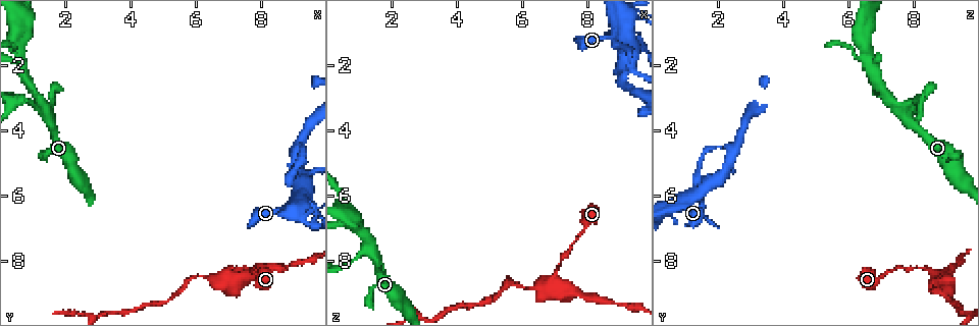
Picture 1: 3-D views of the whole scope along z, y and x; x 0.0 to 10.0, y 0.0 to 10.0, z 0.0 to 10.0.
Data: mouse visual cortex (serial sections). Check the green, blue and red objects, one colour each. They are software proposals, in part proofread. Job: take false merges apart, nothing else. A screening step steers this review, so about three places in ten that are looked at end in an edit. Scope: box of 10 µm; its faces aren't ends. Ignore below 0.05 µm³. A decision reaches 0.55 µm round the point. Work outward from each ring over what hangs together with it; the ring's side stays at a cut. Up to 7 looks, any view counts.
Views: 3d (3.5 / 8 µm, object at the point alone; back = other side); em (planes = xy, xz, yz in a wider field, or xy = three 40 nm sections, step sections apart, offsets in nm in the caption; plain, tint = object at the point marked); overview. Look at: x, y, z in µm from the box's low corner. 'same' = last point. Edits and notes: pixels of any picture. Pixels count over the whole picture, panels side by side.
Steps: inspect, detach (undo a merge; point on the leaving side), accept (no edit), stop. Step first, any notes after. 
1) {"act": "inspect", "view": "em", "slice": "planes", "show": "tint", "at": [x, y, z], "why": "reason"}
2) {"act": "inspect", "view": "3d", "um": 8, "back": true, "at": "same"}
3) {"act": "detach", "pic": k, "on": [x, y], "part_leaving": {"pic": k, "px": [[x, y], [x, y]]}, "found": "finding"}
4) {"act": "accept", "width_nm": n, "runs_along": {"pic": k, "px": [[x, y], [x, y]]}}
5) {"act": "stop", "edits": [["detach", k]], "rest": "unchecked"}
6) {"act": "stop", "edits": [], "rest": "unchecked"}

{"act": "inspect", "view": "3d", "um": 3.5, "at": [1.40, 3.40, 7.65], "why": "a fork"}

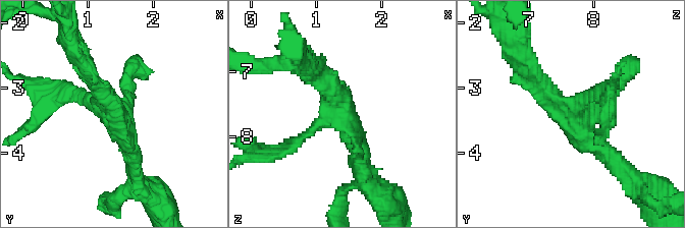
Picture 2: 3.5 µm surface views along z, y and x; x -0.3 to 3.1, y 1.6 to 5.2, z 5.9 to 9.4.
{"act": "inspect", "view": "em", "slice": "xy", "step": 1, "show": "tint", "at": [1.40, 3.35, 7.60], "arms": 3, "arm_widths_nm": [200, 250, 300]}

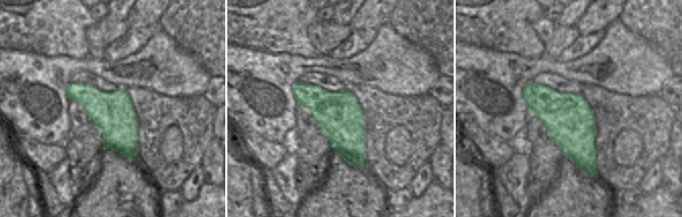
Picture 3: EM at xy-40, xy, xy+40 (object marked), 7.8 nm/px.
{"act": "accept", "runs_along": {"pic": 2, "px": [[611, 156], [594, 144], [524, 62]]}, "found": "one cell here"}

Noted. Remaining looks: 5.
{"act": "inspect", "view": "3d", "um": 3.5, "at": [0.60, 1.90, 6.50], "why": "four or more arms meet"}

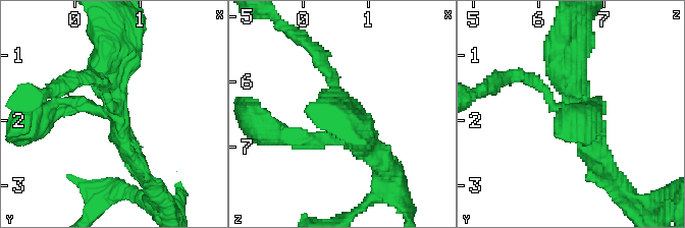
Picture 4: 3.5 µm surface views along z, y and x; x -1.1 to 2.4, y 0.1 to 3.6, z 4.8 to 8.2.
{"act": "inspect", "view": "em", "slice": "xy", "step": 5, "show": "tint", "at": "same", "arms": 4, "arm_widths_nm": [200, 200, 350, 450], "why": "now the EM"}

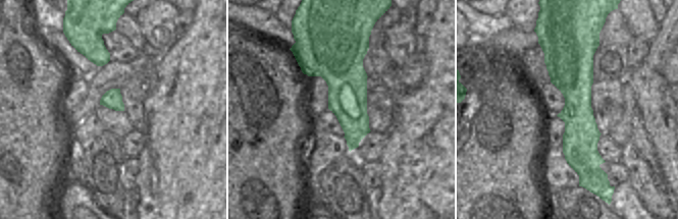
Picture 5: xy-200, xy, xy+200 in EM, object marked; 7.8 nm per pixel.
{"act": "accept", "runs_along": {"pic": 5, "px": [[570, 47], [584, 171]]}, "found": "one cell here"}

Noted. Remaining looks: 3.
{"act": "inspect", "view": "3d", "um": 3.5, "at": [6.10, 8.55, 8.85], "why": "calibre changes"}

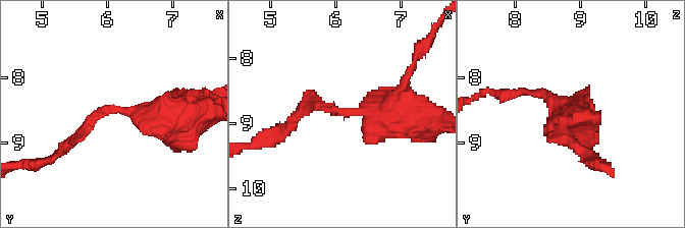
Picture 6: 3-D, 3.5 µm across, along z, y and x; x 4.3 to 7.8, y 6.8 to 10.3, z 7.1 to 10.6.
{"act": "inspect", "view": "em", "slice": "xy", "step": 5, "show": "tint", "at": [6.15, 8.55, 8.85], "arm_widths_nm": [150, 450], "why": "now the EM"}

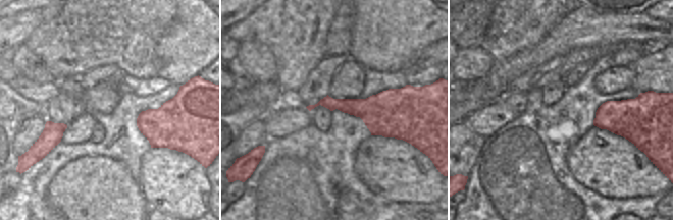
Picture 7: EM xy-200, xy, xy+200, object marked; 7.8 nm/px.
{"act": "accept", "runs_along": {"pic": 6, "px": [[174, 102], [96, 112], [68, 143]]}, "found": "one cell here"}

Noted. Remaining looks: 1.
{"act": "stop", "edits": [], "rest": "unchecked"}

